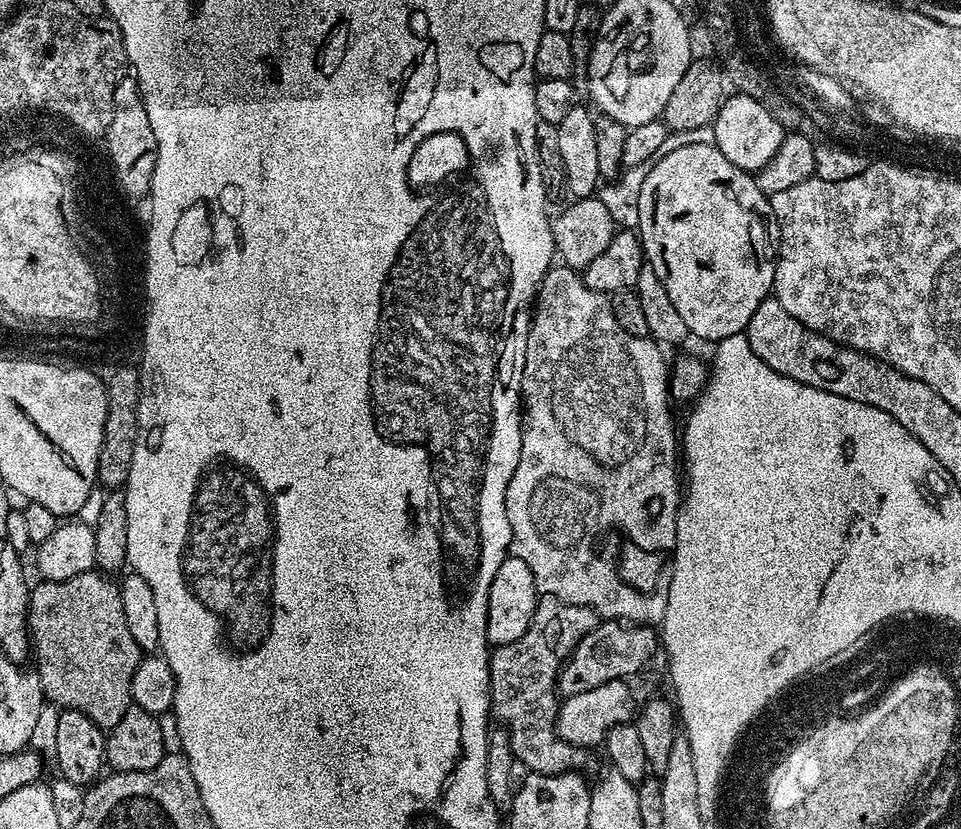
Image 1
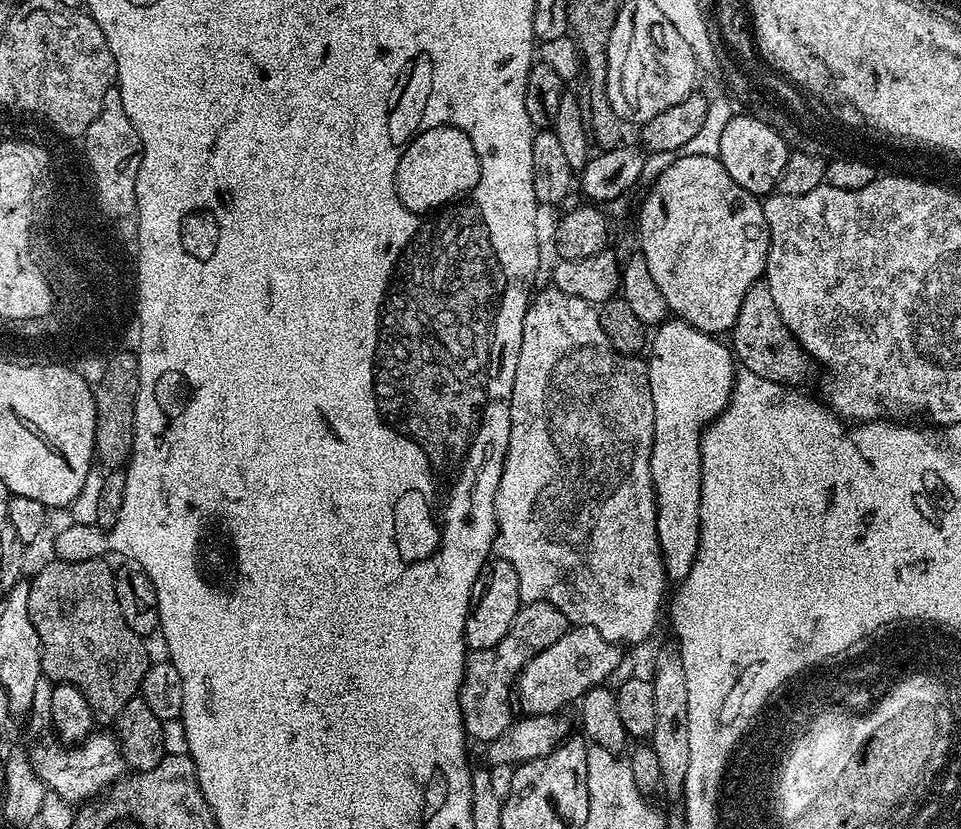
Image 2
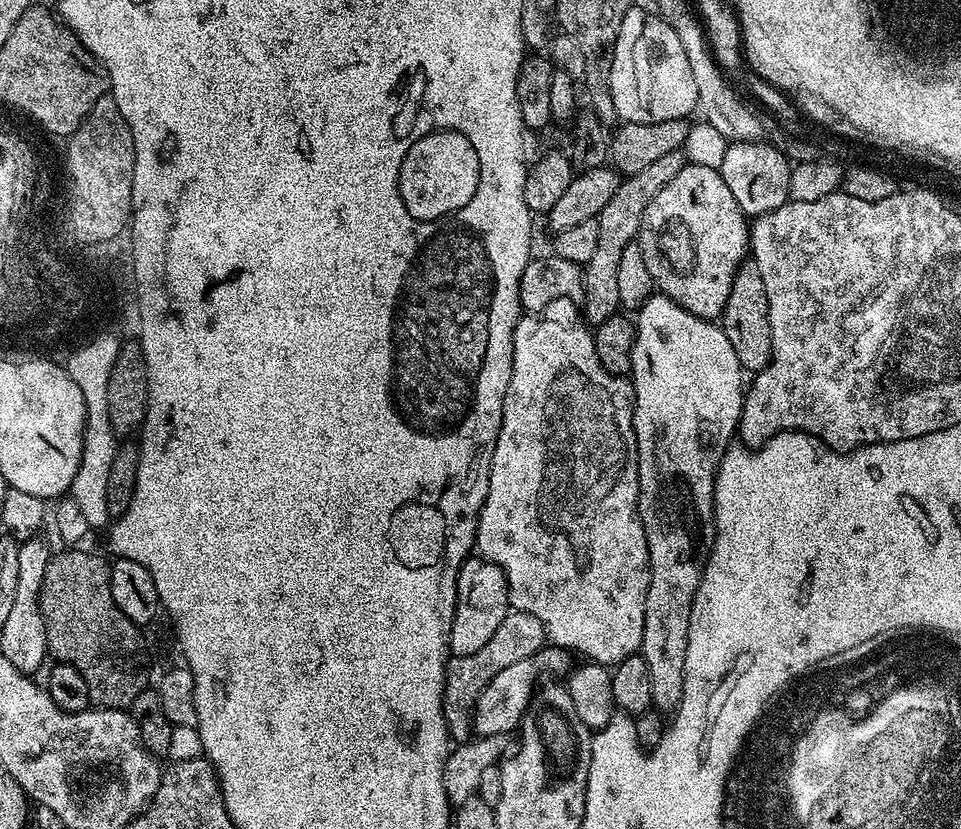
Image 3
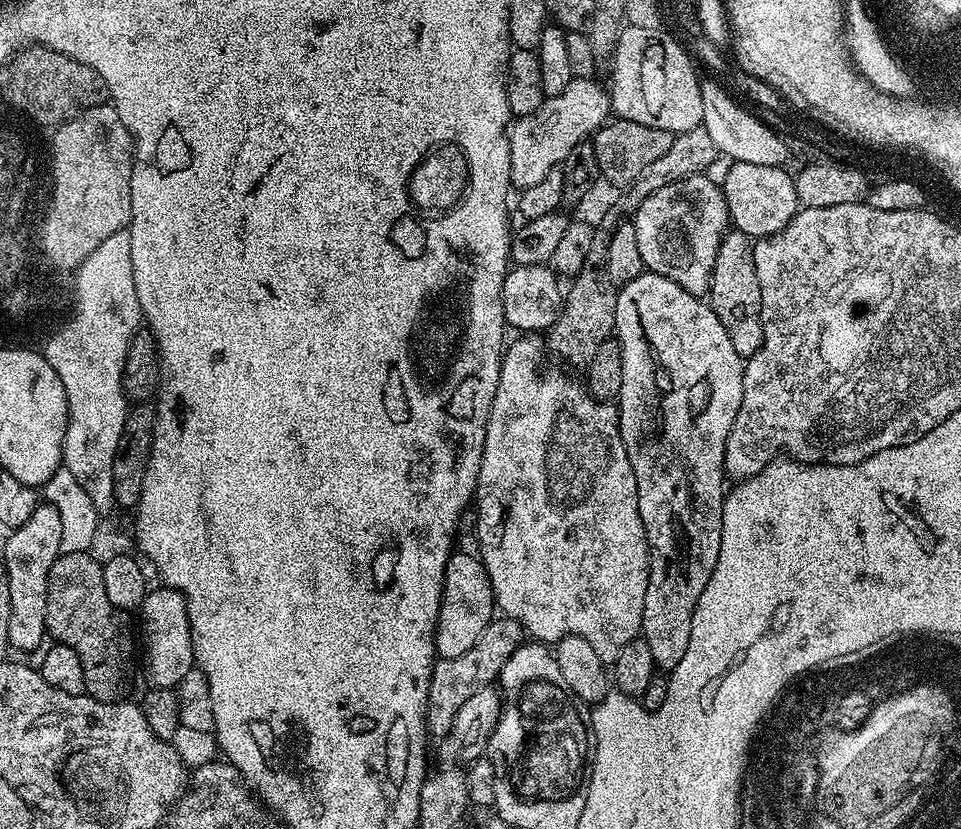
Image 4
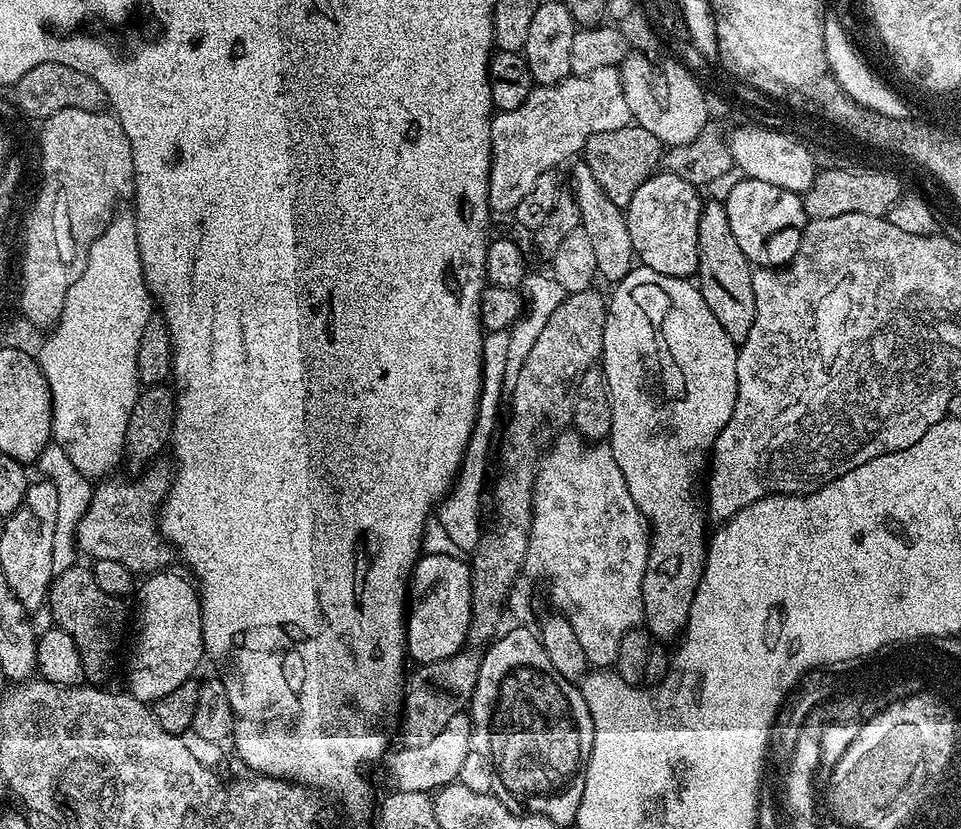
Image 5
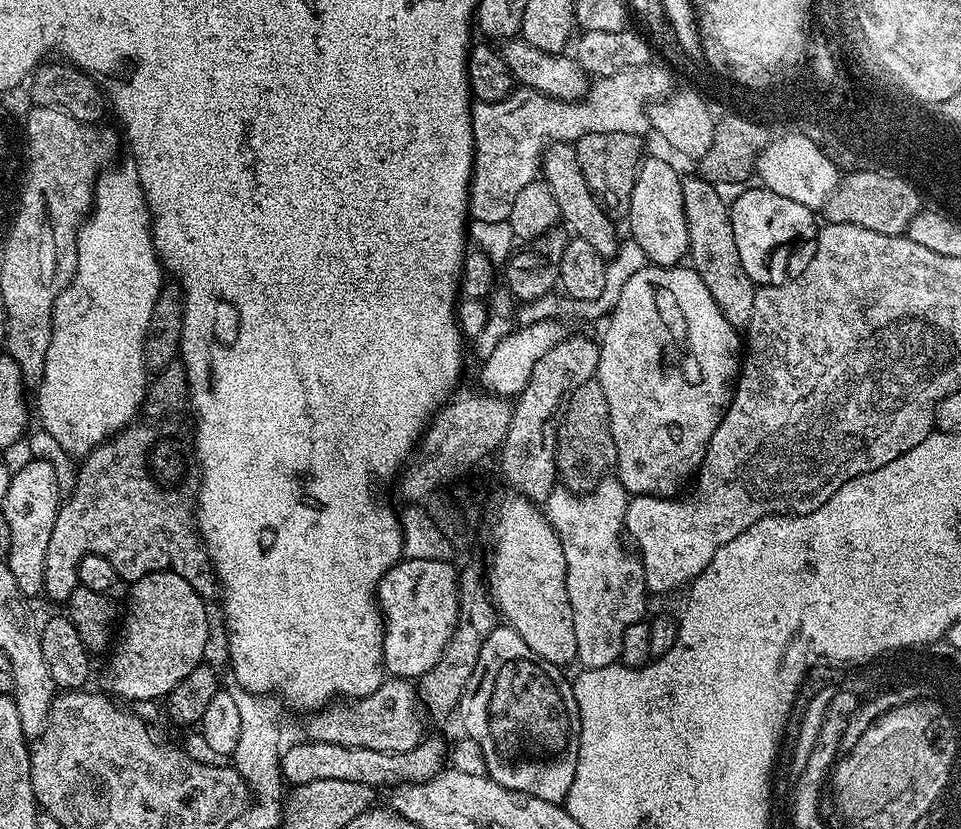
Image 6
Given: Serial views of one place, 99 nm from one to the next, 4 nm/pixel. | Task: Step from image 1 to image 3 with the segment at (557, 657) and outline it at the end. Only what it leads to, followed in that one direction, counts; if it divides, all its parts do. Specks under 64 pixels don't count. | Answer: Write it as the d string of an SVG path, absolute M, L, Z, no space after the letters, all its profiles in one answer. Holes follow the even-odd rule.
M512 610L506 618L502 618L502 626L494 630L490 642L482 646L482 650L478 650L475 654L452 656L449 659L444 679L444 717L448 735L453 741L463 742L473 735L472 707L482 694L482 690L486 690L488 683L499 672L506 670L506 666L510 666L514 658L523 658L539 652L545 644L546 637L542 622L538 622L534 614Z

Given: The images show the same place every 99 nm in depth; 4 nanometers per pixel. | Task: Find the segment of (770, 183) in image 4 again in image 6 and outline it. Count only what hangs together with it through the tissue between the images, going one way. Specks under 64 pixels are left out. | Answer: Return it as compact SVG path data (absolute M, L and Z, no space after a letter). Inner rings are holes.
M763 186L751 187L745 187L743 194L730 205L734 242L738 246L738 258L742 258L742 270L746 270L753 284L764 286L770 280L768 263L772 260L772 252L795 240L811 241L818 231L817 213Z

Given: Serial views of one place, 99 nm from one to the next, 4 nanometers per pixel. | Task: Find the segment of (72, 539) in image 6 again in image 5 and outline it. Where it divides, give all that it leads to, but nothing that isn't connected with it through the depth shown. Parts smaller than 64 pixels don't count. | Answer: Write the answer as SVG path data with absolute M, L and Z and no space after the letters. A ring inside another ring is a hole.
M161 462L145 467L137 480L105 479L92 489L90 504L77 524L76 546L93 561L122 562L134 574L151 574L169 567L174 549L160 532L160 506L172 485L173 469Z

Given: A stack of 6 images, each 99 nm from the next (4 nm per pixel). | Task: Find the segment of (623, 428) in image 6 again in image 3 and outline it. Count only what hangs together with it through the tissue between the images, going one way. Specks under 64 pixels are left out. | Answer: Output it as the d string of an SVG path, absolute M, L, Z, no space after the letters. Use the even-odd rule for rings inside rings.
M666 295L649 296L641 308L635 309L634 323L636 337L630 379L634 390L632 425L636 435L640 483L640 497L636 504L640 508L640 521L648 543L650 577L639 655L646 662L646 670L650 670L652 707L660 713L672 714L682 698L690 610L716 537L716 471L740 427L746 376L723 327L719 323L690 314L690 310L678 306L678 302Z

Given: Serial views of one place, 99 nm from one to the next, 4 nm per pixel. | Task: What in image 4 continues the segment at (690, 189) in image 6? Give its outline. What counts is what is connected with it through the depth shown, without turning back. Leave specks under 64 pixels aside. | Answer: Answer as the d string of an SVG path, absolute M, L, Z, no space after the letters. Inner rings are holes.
M725 232L718 246L718 254L714 258L706 293L707 303L711 304L718 322L722 322L734 350L738 350L738 354L745 358L756 353L764 341L760 321L760 287L752 253L753 243L753 237L744 232Z

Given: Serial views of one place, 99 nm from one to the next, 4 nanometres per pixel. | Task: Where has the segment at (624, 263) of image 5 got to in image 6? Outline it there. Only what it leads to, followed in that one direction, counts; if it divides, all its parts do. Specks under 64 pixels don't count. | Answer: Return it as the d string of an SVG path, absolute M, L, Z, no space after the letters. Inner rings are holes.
M551 144L544 151L542 179L545 184L550 186L550 194L554 194L554 202L558 202L560 220L564 222L568 220L567 227L579 239L590 242L590 246L594 246L594 250L598 250L598 254L602 254L606 258L612 257L622 243L621 237L616 237L616 228L612 225L613 217L590 190L590 186L586 182L586 174L582 174L582 166L578 166L576 149L572 144Z

